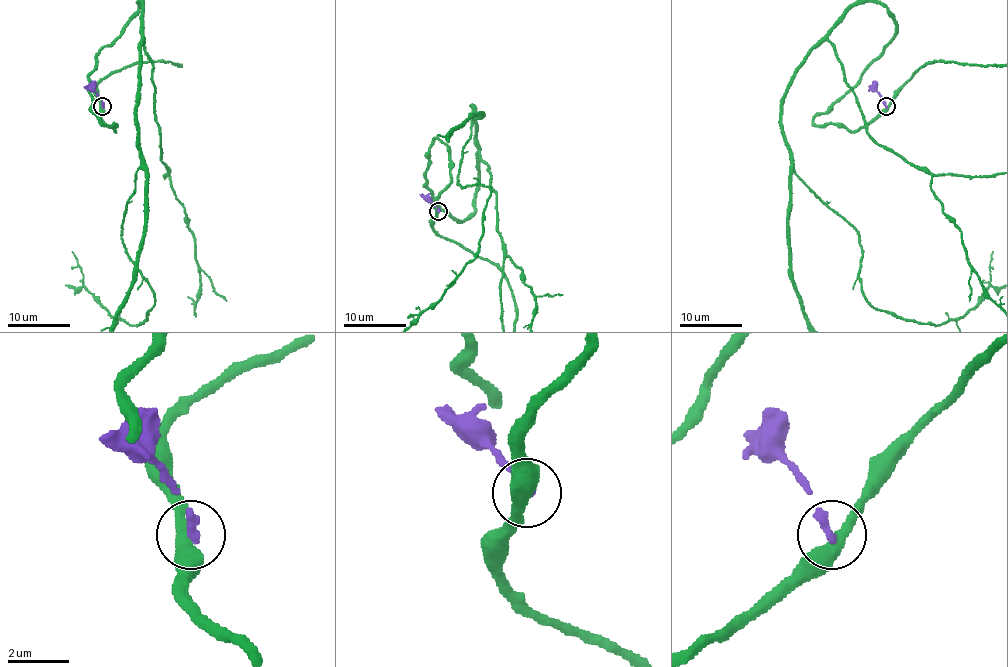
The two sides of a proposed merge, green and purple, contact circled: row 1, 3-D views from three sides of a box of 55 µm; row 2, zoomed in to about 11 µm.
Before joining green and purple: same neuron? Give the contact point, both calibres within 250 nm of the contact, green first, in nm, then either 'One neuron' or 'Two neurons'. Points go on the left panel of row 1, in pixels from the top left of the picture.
Place: (102, 106). Thickness 440 nm (green) against 300 nm. Two neurons

